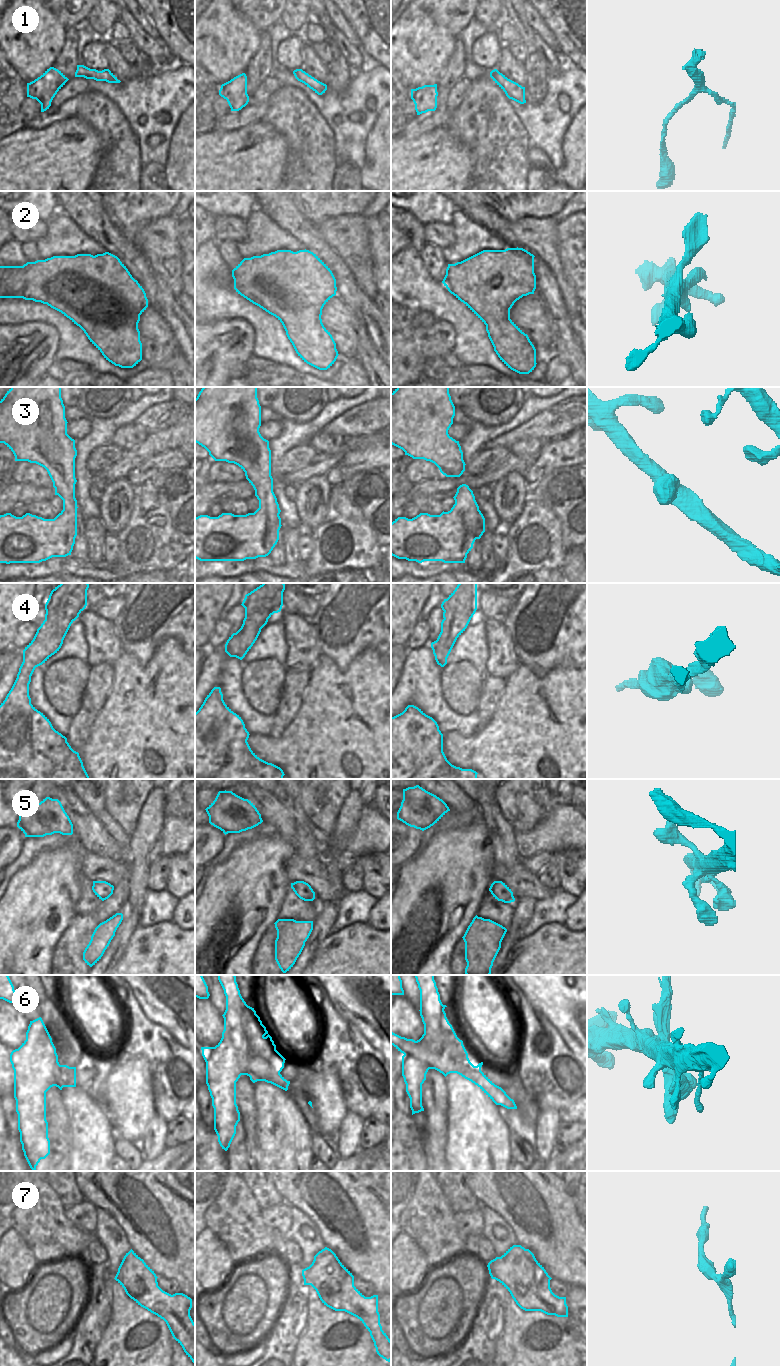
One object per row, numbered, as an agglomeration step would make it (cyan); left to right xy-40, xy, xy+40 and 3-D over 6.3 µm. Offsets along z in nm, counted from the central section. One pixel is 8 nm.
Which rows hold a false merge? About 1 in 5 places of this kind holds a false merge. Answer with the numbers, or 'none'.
4, 6.

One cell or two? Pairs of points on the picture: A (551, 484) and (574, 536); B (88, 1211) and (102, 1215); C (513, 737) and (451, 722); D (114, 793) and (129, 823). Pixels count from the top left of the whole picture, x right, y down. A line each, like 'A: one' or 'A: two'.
A: one
B: two
C: two
D: one

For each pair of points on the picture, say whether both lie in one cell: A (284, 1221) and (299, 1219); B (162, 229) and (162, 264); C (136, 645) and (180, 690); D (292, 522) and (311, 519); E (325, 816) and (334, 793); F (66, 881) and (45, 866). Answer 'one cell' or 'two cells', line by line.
A: two cells
B: one cell
C: two cells
D: two cells
E: one cell
F: one cell

